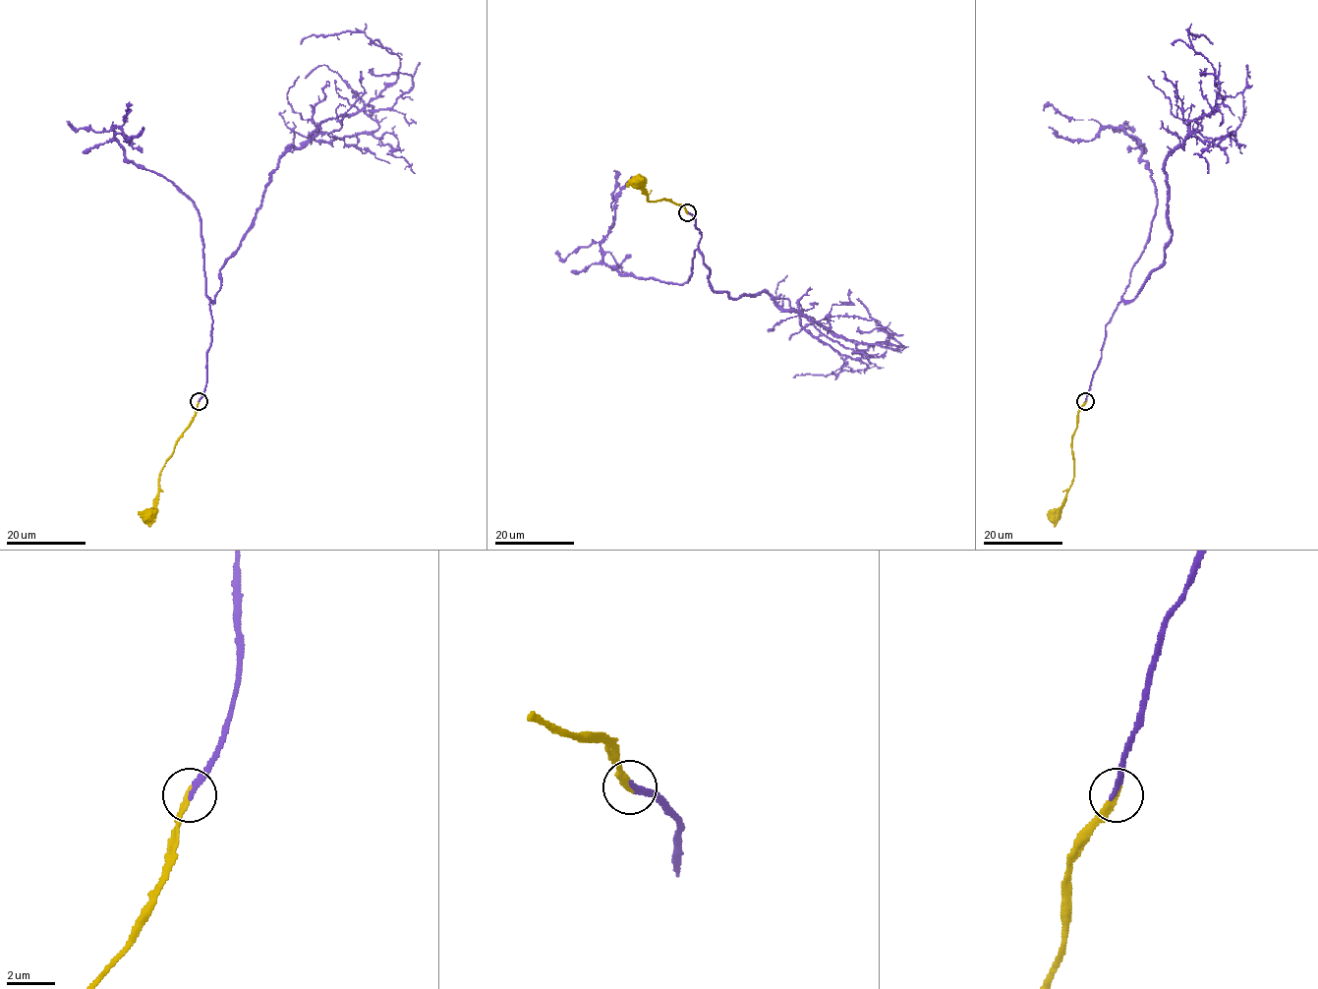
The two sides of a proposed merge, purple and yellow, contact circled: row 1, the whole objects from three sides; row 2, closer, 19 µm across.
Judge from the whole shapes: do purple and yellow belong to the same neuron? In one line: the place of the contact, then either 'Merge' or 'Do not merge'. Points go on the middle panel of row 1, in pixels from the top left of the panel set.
Place: (687, 212). Merge

